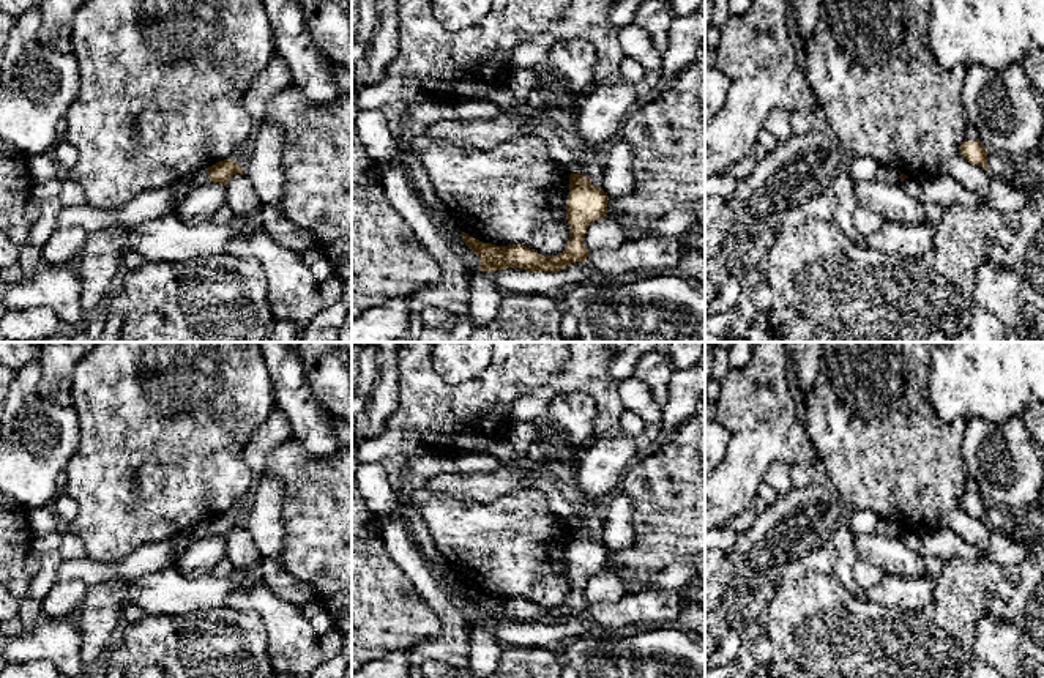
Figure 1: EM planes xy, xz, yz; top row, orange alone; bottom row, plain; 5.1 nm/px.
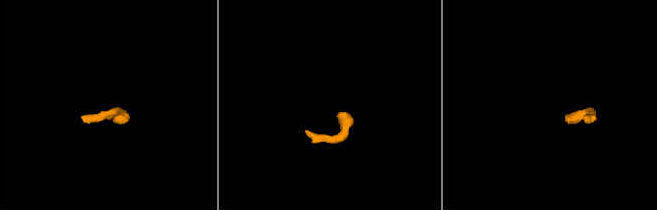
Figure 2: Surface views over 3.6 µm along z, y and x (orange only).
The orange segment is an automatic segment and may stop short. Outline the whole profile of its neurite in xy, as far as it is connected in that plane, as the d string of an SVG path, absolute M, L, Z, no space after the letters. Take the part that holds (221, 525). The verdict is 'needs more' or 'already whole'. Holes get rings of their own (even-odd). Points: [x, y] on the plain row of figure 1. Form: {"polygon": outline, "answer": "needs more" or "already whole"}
{"polygon": "M229 511L213 517L205 523L196 525L188 531L173 535L169 542L173 547L175 558L178 558L192 541L207 538L210 535L226 539L229 533L237 527L243 527L243 520L240 520L235 512Z", "answer": "needs more"}

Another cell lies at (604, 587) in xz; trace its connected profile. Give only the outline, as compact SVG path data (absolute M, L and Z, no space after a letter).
M604 569L588 579L584 599L588 605L607 604L618 601L626 593L628 590L623 579L617 572Z

